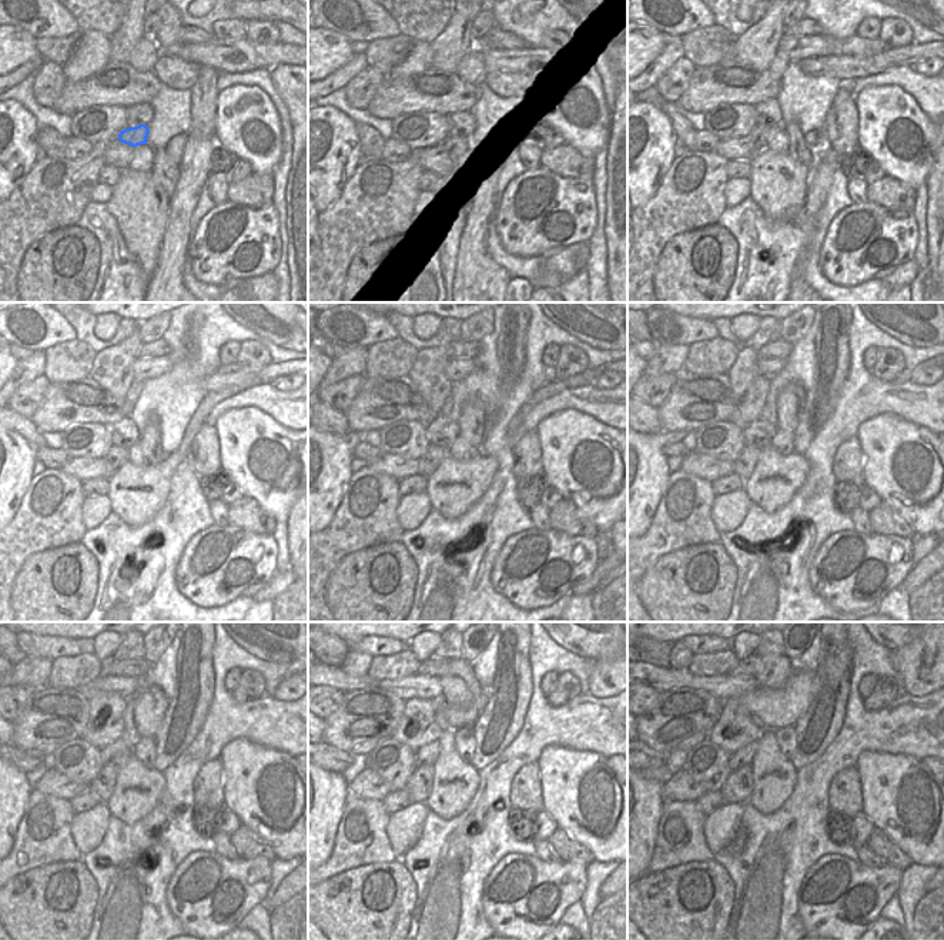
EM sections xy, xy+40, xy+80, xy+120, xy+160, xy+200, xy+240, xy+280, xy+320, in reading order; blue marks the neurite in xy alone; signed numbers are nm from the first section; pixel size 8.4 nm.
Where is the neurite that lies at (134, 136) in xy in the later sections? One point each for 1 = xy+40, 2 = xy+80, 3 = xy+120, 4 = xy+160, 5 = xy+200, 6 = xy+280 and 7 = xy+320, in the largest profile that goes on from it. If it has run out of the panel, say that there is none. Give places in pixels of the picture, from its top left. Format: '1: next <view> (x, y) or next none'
1: next xy+40 (452, 136)
2: next xy+80 (759, 136)
3: next xy+120 (117, 455)
4: next xy+160 (431, 460)
5: next xy+200 (745, 464)
6: next xy+280 (419, 785)
7: next xy+320 (737, 788)

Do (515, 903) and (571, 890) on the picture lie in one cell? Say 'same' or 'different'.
same

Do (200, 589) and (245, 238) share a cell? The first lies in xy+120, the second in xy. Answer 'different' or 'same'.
same

